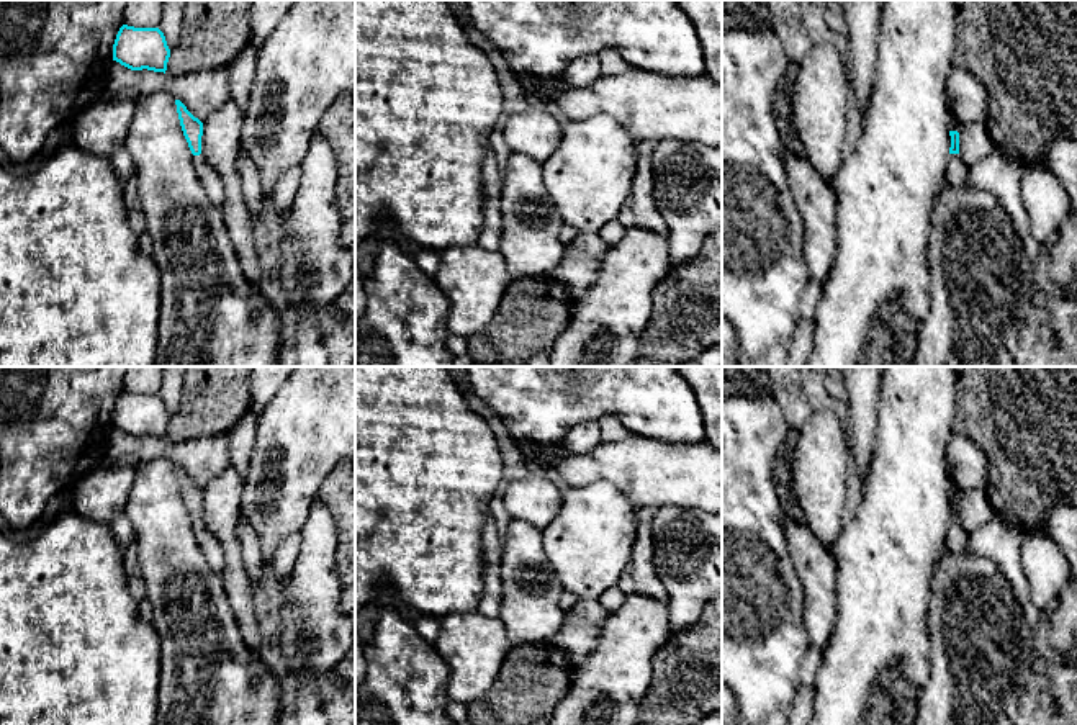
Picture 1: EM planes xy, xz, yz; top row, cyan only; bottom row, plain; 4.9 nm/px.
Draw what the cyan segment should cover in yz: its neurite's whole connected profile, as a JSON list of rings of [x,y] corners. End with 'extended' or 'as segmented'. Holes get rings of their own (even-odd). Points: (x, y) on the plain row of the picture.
[[[949,498],[951,502],[951,514],[949,514],[949,525],[946,534],[946,545],[958,555],[967,553],[967,538],[969,534],[962,527],[959,520],[959,499]]]; extended

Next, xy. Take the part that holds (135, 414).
[[[123,391],[113,411],[113,427],[131,437],[167,437],[170,416],[159,394],[134,394]]]; as segmented

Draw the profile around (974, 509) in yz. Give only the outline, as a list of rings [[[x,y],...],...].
[[[953,478],[948,496],[959,499],[959,520],[967,534],[987,524],[995,512],[989,502],[985,488],[962,489]]]

